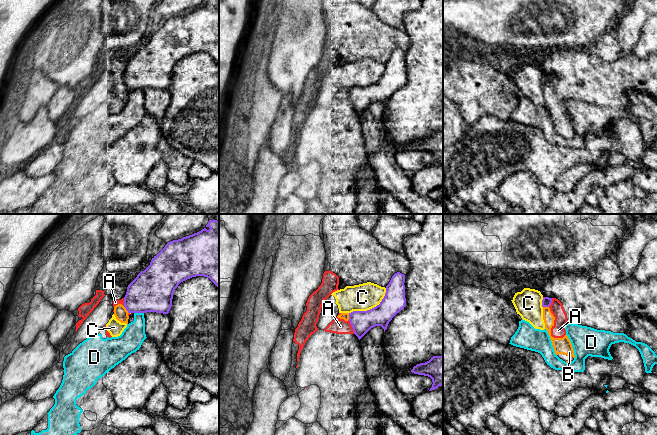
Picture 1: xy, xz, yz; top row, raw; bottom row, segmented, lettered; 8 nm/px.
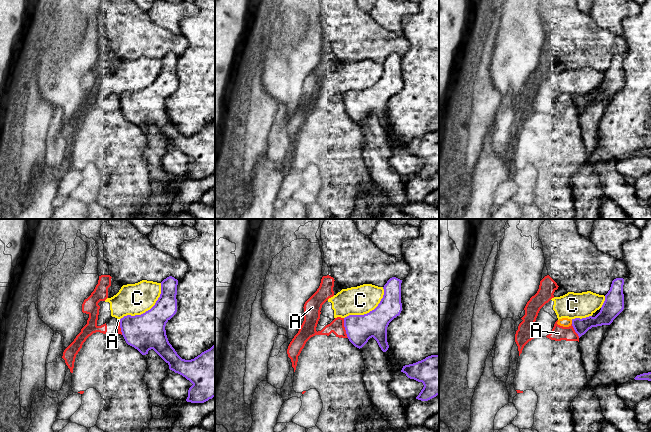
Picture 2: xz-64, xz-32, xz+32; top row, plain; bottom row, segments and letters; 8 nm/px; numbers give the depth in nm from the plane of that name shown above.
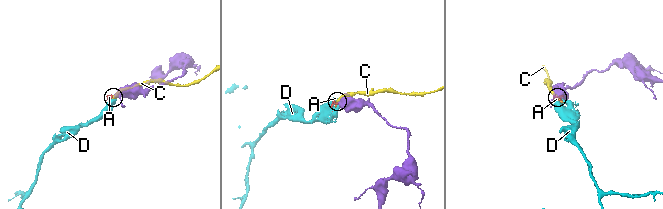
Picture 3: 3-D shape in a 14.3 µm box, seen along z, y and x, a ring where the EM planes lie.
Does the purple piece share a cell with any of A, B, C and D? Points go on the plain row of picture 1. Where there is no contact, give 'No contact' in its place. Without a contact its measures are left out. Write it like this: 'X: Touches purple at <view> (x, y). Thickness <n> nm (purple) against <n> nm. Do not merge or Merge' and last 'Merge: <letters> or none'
A: Touches purple at xz (352, 103). Thickness 180 nm (purple) against 120 nm. Do not merge
B: Touches purple at xy (126, 85). Thickness 340 nm (purple) against 110 nm. Do not merge
C: Touches purple at xz (372, 84). Thickness 180 nm (purple) against 220 nm. Do not merge
D: Touches purple at xy (139, 88). Thickness 340 nm (purple) against 190 nm. Do not merge
Merge: none

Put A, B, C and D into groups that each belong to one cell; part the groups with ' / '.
A B / C / D

